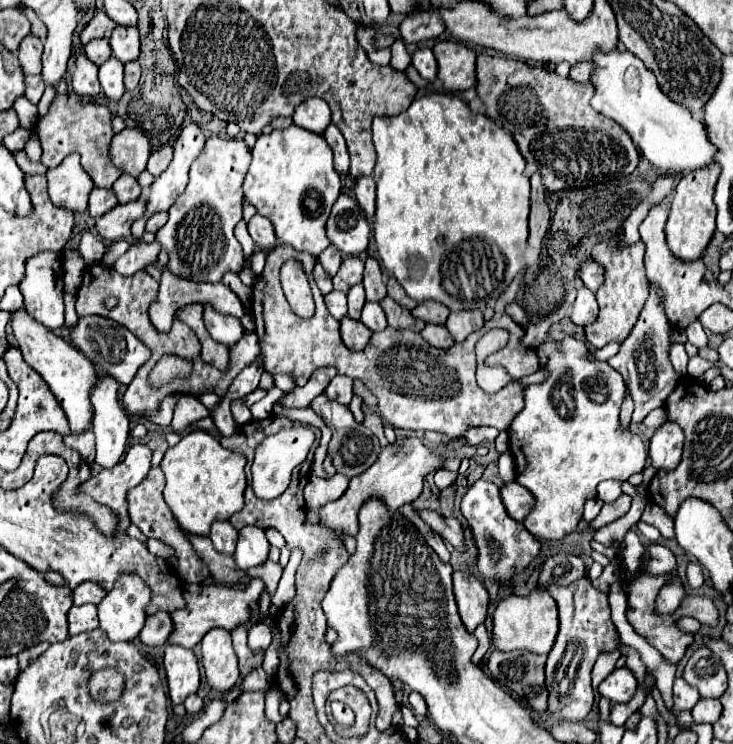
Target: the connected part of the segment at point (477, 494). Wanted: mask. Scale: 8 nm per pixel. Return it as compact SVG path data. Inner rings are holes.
M478 480L466 496L462 498L462 514L468 520L474 540L478 544L478 570L484 578L500 578L506 584L510 584L512 576L522 572L538 554L540 554L540 542L522 526L522 522L514 522L500 500L498 486L486 480Z

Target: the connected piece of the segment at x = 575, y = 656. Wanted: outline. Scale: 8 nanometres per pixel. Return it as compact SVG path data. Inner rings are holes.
M580 578L578 582L566 588L554 584L548 584L544 588L556 600L560 620L560 630L546 662L546 686L550 692L548 712L564 716L568 720L582 720L584 716L588 716L594 704L590 676L594 662L600 656L600 652L612 652L618 648L618 632L610 620L608 594L596 590L588 578Z

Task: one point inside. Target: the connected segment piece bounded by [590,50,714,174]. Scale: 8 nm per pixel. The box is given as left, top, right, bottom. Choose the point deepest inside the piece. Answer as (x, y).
(668, 136)

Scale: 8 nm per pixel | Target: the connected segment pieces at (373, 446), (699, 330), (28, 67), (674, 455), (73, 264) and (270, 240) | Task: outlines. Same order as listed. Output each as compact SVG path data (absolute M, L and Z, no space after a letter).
M320 394L318 398L312 400L310 408L320 414L320 418L326 422L326 426L332 430L332 440L328 444L328 454L332 456L334 460L334 468L340 472L340 474L352 474L352 476L358 476L362 474L366 468L370 468L378 454L380 454L380 444L378 444L378 438L368 430L364 428L362 424L358 424L352 416L352 412L348 410L348 406L342 406L334 400L328 400L324 394Z
M699 320L690 324L685 330L687 341L696 347L706 347L708 344L707 335Z
M26 36L20 44L20 50L18 50L18 60L24 68L24 74L40 74L42 70L42 50L44 50L44 44L40 38L36 36Z
M664 422L650 438L648 456L654 468L674 470L682 458L682 444L684 444L684 434L680 426L676 422Z
M68 246L64 250L64 288L68 294L76 294L82 282L82 270L84 270L84 260L80 252Z
M254 214L248 222L248 232L250 236L254 238L254 242L262 248L262 250L272 250L274 244L276 244L276 238L274 238L274 228L272 228L272 222L268 218L262 218L260 214Z

